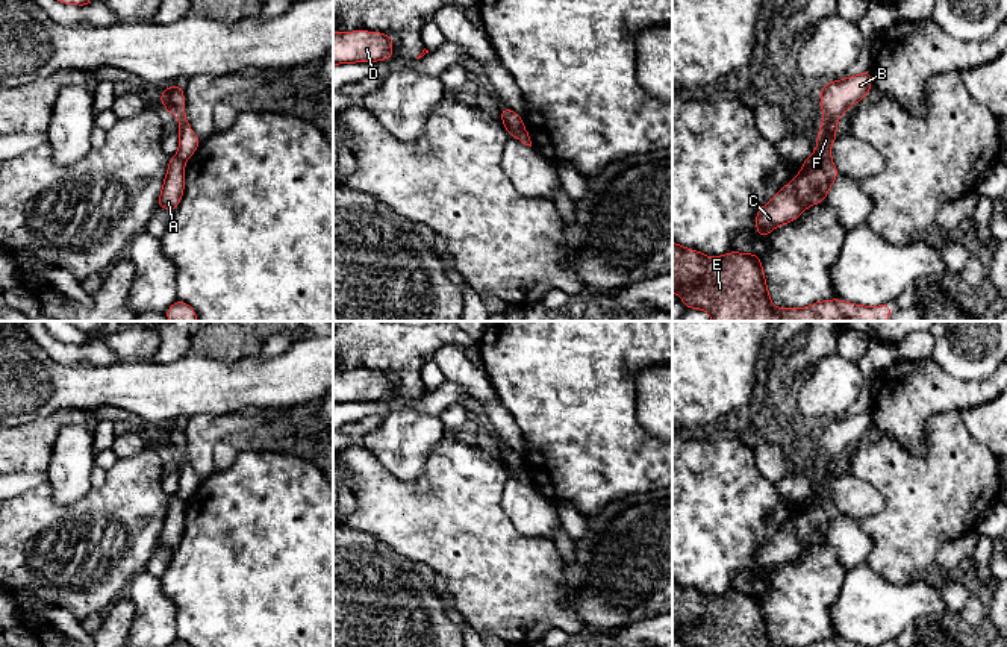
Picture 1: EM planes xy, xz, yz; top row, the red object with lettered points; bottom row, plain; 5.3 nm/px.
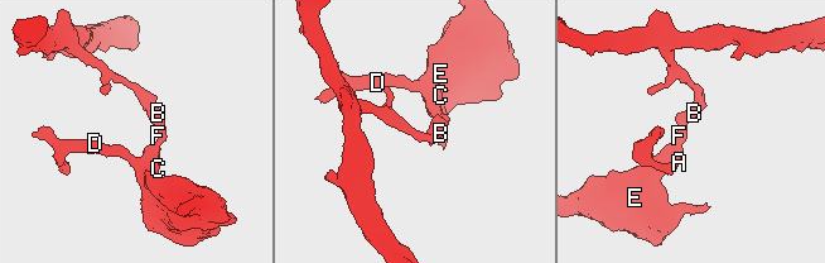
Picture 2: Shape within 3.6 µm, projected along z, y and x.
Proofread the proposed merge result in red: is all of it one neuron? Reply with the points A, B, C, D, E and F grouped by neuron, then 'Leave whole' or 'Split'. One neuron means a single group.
Groups: A C D E / B F. Split

